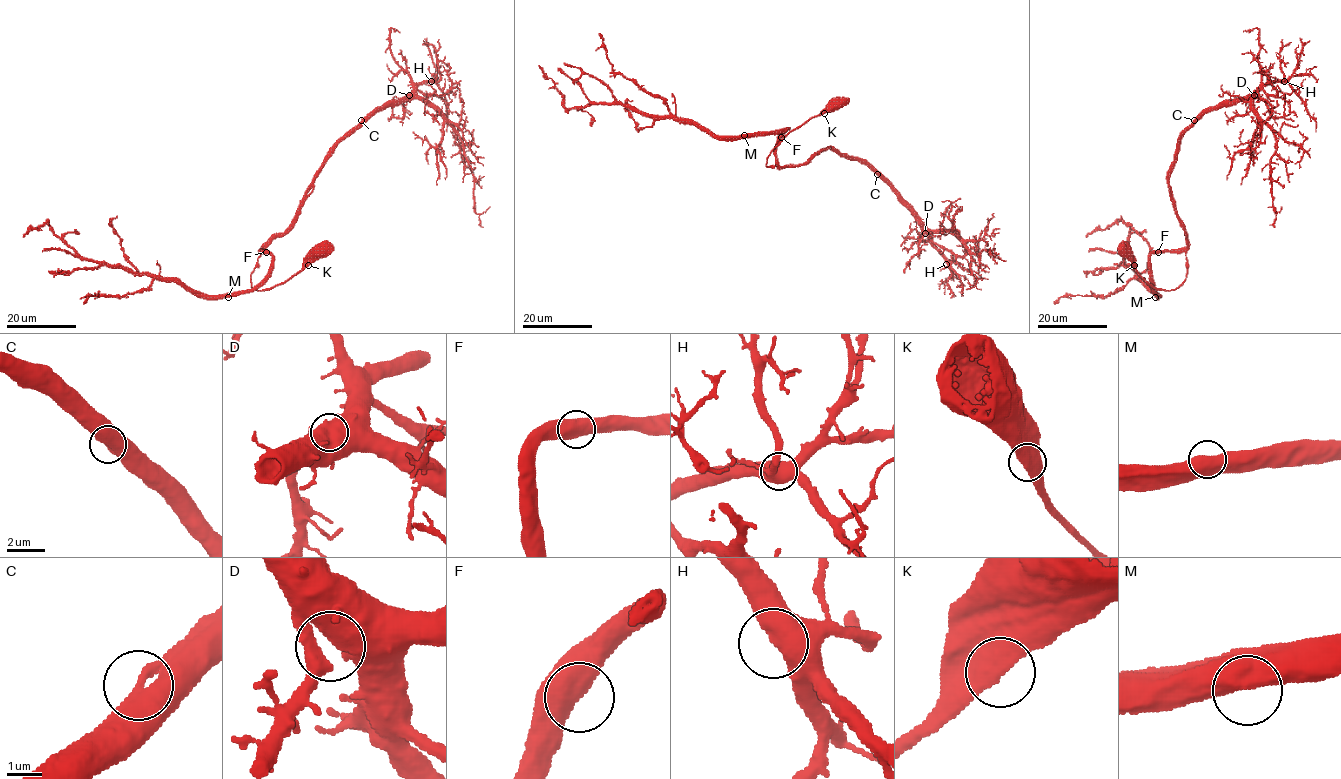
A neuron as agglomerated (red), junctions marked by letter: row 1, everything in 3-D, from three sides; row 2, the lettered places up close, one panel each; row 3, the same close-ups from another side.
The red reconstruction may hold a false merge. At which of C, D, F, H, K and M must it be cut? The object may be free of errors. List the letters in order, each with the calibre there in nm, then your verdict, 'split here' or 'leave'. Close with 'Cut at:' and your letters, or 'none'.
C: 700 nm thick; leave
D: 850 nm thick; leave
F: 750 nm thick; leave
H: 750 nm thick; leave
K: 700 nm thick; leave
M: 750 nm thick; leave
Cut at: none

